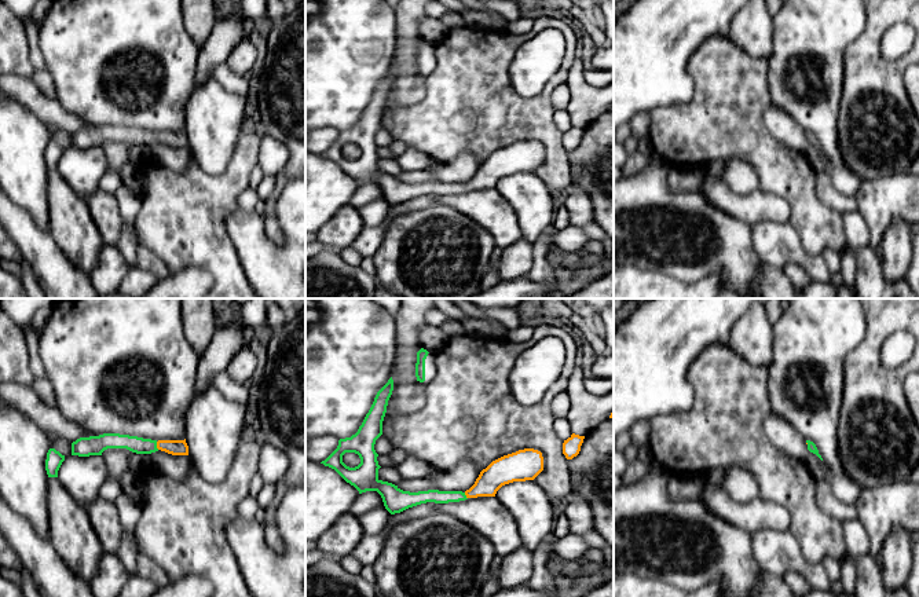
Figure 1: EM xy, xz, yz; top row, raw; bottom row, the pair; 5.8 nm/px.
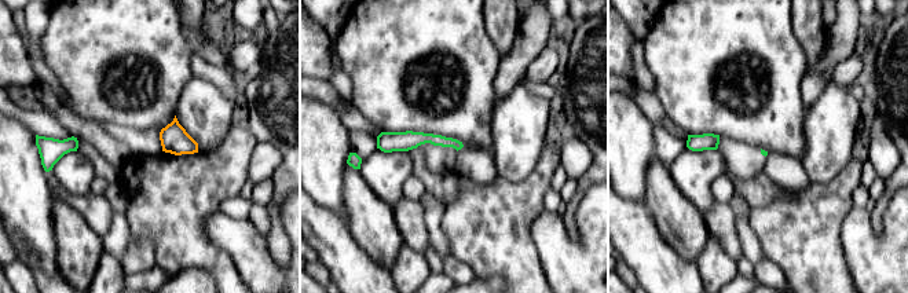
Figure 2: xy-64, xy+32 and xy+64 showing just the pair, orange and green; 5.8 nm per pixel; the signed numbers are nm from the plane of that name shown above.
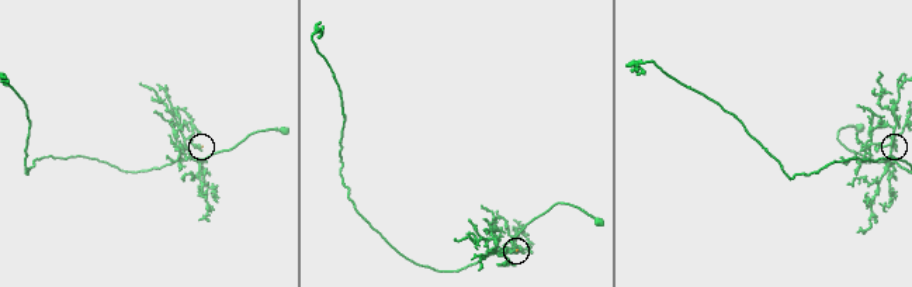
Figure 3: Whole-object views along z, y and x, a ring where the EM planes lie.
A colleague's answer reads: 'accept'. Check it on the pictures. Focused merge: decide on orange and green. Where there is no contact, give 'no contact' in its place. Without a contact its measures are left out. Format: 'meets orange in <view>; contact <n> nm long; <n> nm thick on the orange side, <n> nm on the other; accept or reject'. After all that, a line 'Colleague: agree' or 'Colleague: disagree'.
meets orange in xy; contact 50 nm long; 100 nm thick on the orange side, 100 nm on the other; accept
Colleague: agree

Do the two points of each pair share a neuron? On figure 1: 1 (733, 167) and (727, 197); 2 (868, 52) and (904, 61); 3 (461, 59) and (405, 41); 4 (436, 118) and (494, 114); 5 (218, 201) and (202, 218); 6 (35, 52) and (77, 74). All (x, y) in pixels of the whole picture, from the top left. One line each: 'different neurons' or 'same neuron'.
1: different neurons
2: same neuron
3: different neurons
4: same neuron
5: same neuron
6: different neurons

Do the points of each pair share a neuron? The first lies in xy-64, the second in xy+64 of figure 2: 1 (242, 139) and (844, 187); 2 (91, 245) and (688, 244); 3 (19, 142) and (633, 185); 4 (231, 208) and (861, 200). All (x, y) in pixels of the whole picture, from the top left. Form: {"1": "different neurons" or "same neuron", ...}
{"1": "same neuron", "2": "same neuron", "3": "same neuron", "4": "same neuron"}

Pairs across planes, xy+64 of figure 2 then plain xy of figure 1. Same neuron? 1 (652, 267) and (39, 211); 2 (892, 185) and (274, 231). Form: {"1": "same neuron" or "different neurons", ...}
{"1": "different neurons", "2": "same neuron"}

